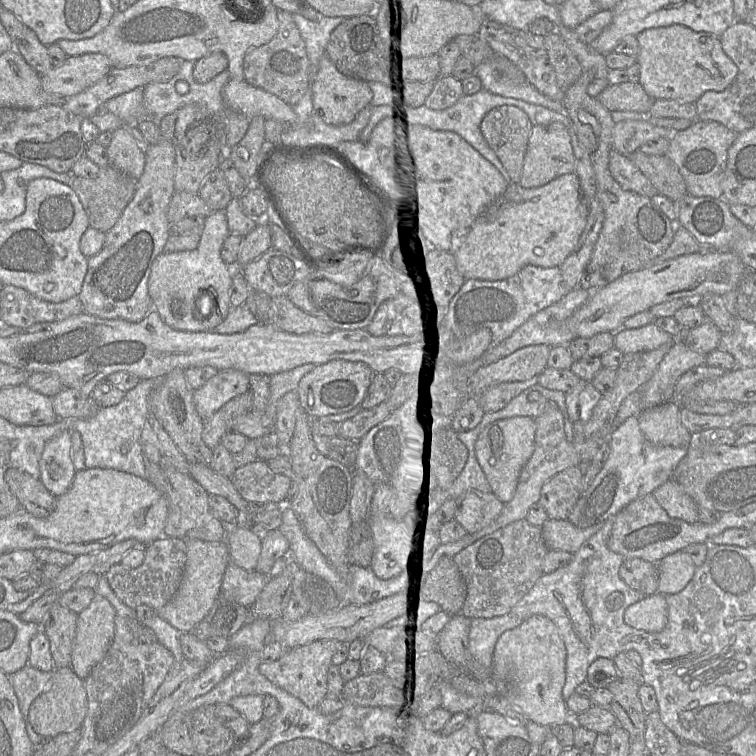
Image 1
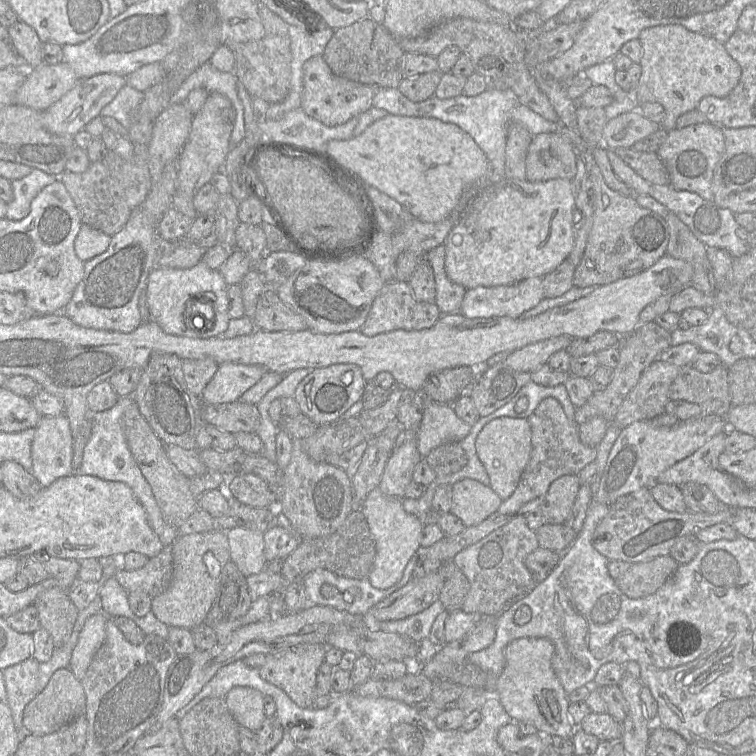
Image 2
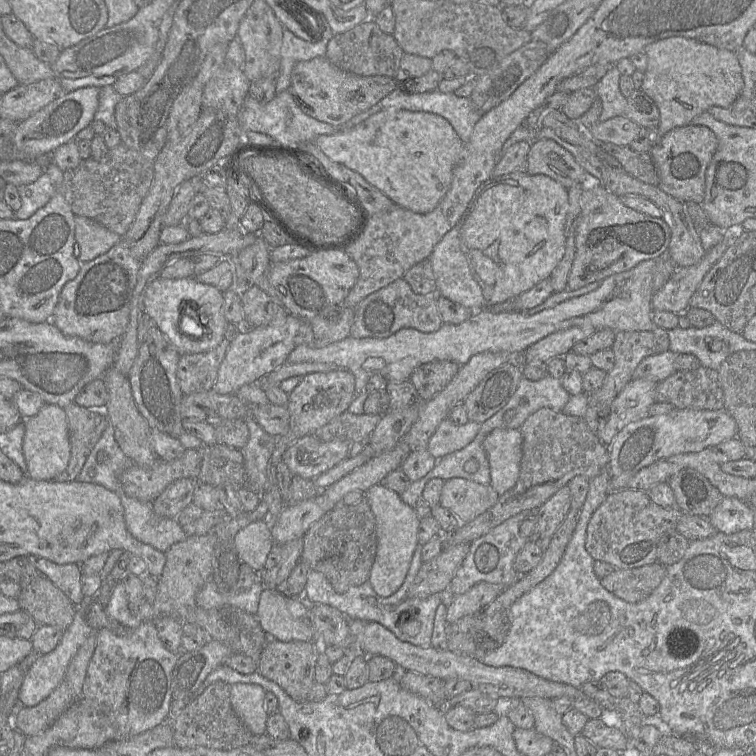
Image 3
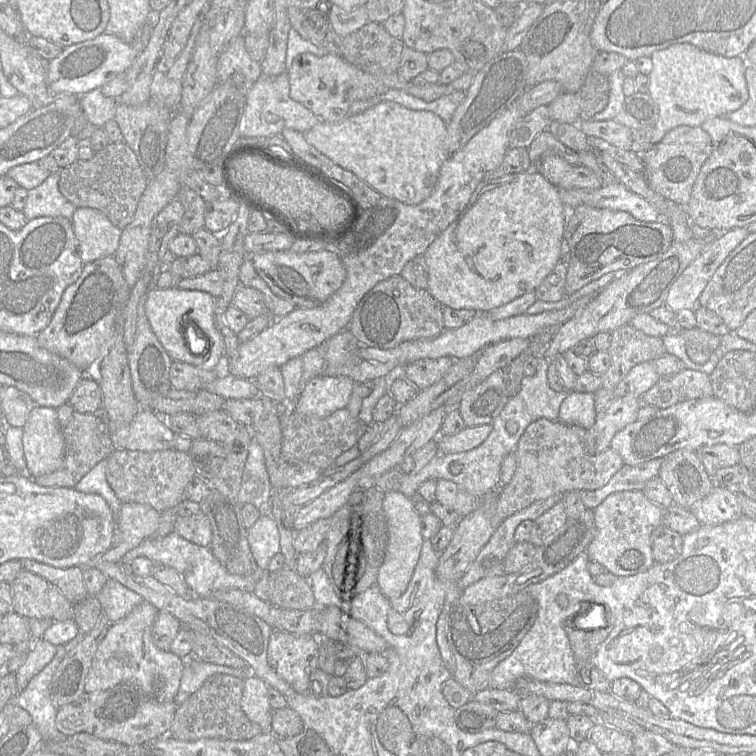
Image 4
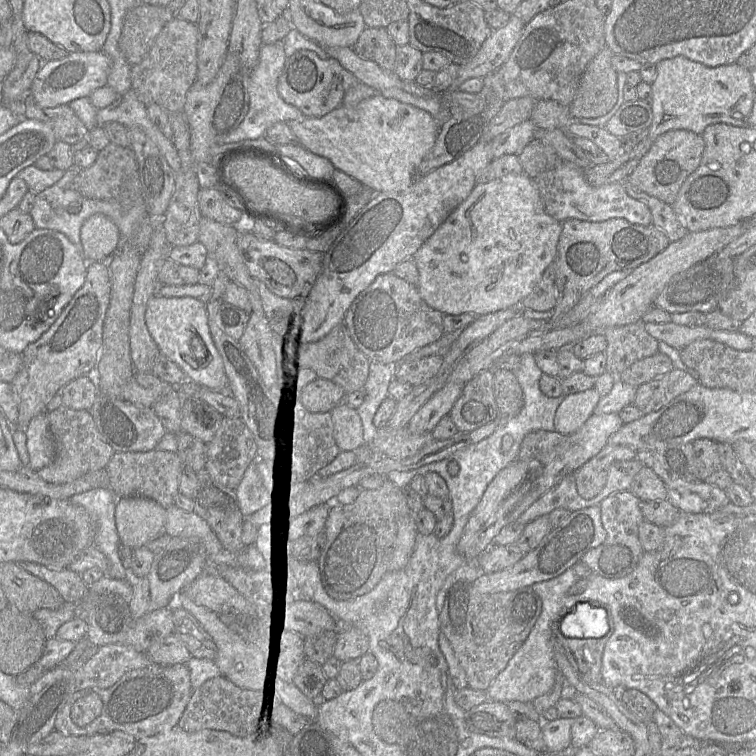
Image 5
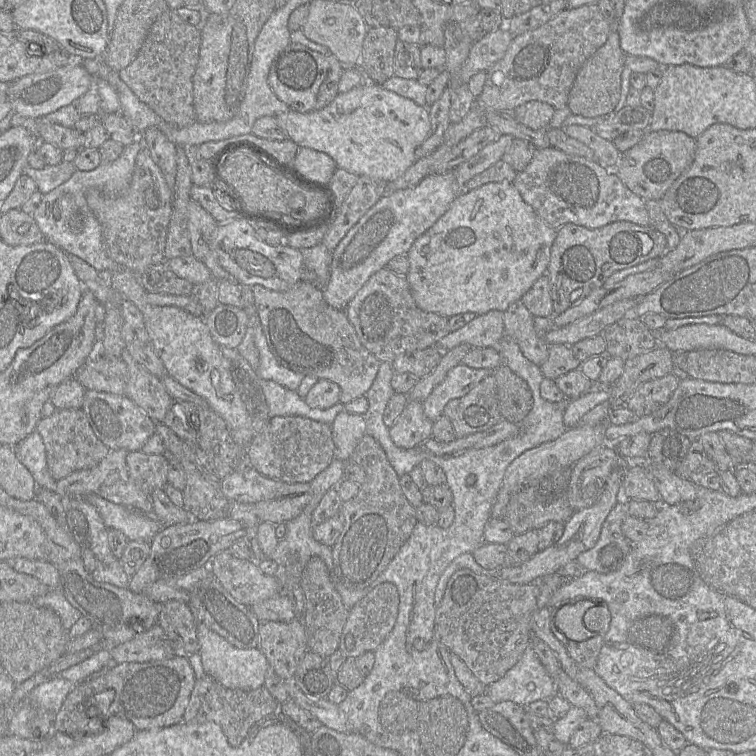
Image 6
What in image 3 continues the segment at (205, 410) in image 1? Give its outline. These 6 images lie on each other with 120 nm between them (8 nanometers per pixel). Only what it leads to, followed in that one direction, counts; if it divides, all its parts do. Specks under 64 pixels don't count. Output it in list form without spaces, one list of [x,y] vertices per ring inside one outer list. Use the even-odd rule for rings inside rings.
[[[292,314],[288,315],[282,325],[252,327],[248,330],[242,330],[229,343],[229,349],[221,362],[212,390],[221,395],[235,394],[243,385],[257,383],[282,366],[296,346],[308,343],[311,338],[310,324]]]

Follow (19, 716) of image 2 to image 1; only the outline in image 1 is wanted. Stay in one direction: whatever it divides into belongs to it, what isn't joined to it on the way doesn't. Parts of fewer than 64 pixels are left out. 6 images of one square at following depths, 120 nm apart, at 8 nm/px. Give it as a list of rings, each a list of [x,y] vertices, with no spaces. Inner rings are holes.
[[[27,664],[8,676],[19,701],[27,734],[35,747],[41,746],[45,739],[34,731],[29,722],[28,712],[33,701],[50,687],[53,671],[41,671]]]

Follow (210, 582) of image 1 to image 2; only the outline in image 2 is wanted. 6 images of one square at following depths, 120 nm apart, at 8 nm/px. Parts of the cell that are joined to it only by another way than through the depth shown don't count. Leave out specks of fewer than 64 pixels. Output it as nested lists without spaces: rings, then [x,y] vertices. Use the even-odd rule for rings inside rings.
[[[221,529],[179,535],[172,544],[173,575],[168,588],[152,598],[151,611],[167,626],[192,630],[203,623],[216,598],[223,569],[230,560],[227,532]]]

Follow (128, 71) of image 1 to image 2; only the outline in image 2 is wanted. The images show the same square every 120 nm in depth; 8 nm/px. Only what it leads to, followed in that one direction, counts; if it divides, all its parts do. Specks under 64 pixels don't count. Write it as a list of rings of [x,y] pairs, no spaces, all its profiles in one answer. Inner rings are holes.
[[[102,73],[82,79],[57,102],[42,112],[41,123],[50,133],[74,136],[91,120],[100,116],[102,108],[108,105],[126,84],[125,76],[113,73]]]

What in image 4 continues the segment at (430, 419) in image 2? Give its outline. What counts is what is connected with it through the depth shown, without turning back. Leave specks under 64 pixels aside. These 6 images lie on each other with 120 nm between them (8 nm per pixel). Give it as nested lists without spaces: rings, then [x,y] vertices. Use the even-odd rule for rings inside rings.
[[[492,424],[465,427],[454,435],[437,438],[438,453],[452,454],[472,450],[479,446],[492,430]]]

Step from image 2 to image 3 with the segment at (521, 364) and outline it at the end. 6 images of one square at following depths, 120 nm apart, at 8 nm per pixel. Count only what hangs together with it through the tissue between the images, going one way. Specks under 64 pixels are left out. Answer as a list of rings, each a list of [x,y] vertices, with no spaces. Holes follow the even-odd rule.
[[[572,327],[552,333],[530,346],[522,353],[523,365],[532,362],[547,363],[556,357],[564,357],[573,346],[591,336],[596,330]]]

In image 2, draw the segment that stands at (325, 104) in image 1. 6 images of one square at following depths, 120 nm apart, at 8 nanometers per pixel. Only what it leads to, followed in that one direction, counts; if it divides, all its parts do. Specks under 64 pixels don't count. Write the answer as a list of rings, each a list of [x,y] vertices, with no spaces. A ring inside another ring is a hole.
[[[322,55],[313,56],[304,63],[303,83],[301,108],[307,115],[328,127],[346,123],[367,111],[372,107],[378,88],[383,88],[362,84],[334,74]]]

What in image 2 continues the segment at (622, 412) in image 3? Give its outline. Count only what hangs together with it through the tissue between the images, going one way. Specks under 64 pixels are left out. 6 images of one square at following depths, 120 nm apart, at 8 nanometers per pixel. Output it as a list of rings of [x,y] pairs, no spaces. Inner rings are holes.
[[[660,360],[642,373],[637,385],[627,394],[613,424],[621,429],[636,421],[650,420],[665,412],[668,391],[681,368]]]

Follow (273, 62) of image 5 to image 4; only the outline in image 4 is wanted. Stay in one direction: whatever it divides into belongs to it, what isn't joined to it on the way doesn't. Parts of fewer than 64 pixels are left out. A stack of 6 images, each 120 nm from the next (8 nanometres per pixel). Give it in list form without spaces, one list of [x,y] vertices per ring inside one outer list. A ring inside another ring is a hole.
[[[288,72],[277,76],[261,74],[246,95],[245,109],[239,128],[240,137],[269,138],[279,136],[285,128],[304,133],[318,124],[319,118],[302,104],[292,100],[289,91]]]

